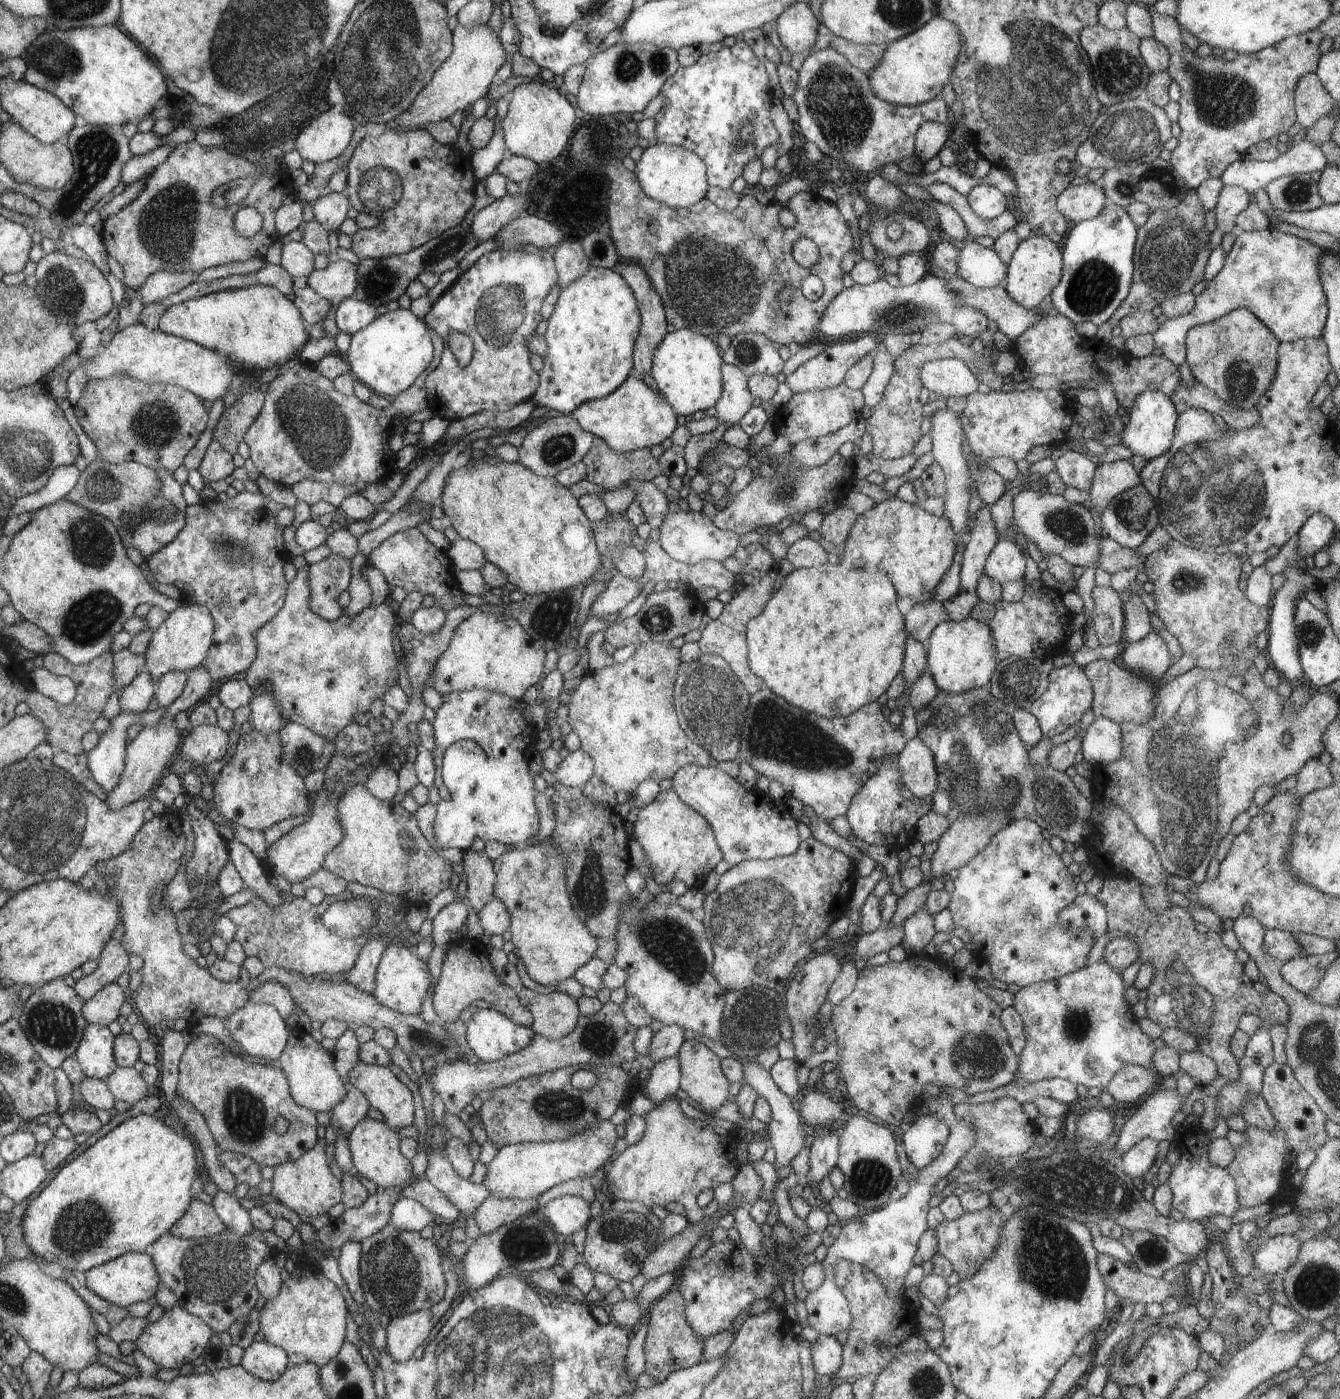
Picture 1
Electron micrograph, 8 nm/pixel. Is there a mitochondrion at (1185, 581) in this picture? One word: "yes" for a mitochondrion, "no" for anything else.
yes

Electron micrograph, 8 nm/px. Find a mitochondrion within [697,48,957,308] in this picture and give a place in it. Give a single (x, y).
(836, 102)

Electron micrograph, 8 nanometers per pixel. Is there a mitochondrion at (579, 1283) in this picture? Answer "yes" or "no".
no

